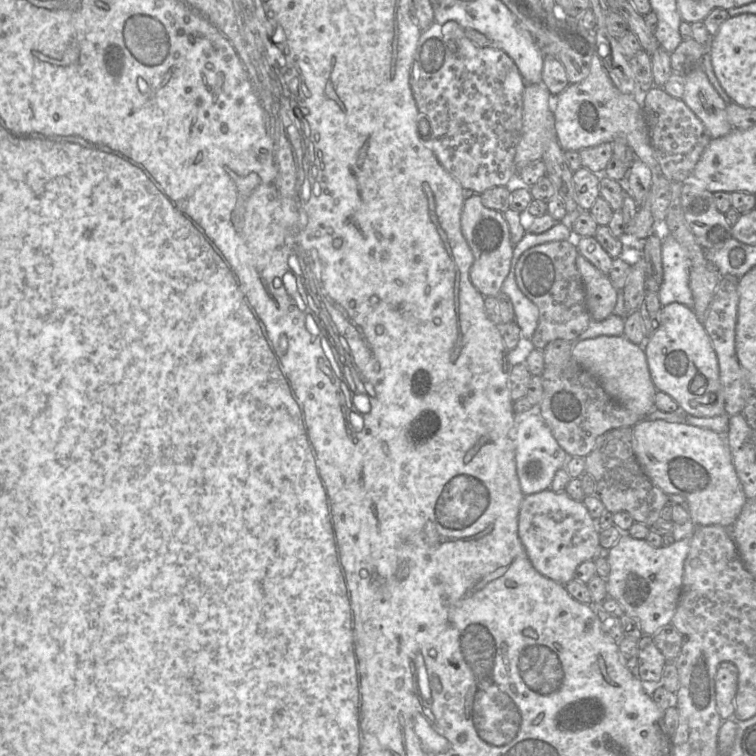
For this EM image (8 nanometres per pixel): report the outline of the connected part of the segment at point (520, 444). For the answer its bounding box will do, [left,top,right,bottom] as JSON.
[510,410,569,496]

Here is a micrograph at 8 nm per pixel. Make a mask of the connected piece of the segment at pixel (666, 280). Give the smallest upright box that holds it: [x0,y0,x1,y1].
[659,235,694,309]

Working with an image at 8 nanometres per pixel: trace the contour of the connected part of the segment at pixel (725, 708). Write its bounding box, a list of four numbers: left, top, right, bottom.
[715,662,738,721]

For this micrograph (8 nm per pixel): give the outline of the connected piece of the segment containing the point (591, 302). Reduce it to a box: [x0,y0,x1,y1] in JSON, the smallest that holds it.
[576,253,618,321]

